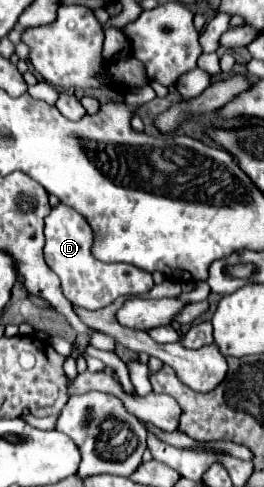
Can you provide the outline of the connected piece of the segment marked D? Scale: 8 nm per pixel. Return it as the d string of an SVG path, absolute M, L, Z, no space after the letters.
M58 204L52 208L52 212L44 218L44 258L46 264L56 272L56 276L62 280L64 296L82 308L88 310L100 310L102 306L108 306L116 300L116 296L136 296L146 294L152 290L154 282L152 276L138 266L130 264L106 264L92 256L92 244L94 244L94 232L90 224L86 224L86 218L78 214L74 208L66 204Z

